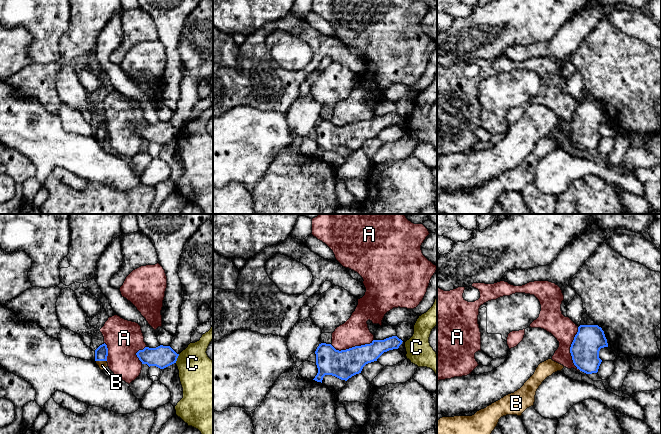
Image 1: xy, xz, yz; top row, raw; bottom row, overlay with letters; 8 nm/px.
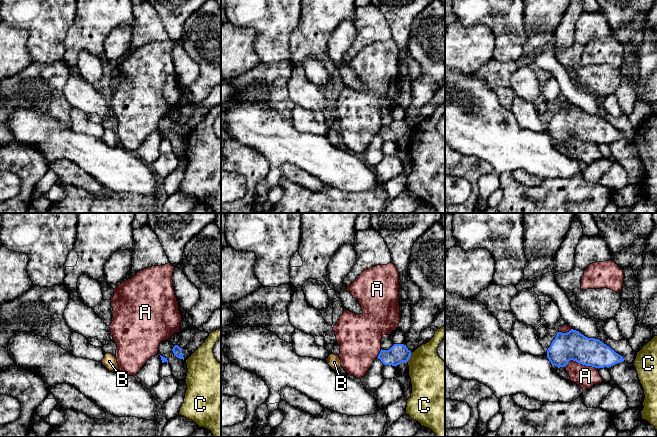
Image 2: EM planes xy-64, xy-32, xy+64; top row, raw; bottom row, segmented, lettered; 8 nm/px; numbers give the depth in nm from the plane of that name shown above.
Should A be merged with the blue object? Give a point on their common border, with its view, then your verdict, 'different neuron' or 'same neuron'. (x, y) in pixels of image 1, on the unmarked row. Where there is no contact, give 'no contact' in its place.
xz (352, 123) | different neuron

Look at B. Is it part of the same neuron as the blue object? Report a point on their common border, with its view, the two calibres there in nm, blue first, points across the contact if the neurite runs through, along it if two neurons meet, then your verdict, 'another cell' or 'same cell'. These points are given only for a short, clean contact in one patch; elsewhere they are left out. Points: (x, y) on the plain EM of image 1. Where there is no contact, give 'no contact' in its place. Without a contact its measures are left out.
meets blue in xy at (101, 136); 110 nm thick on the blue side, 70 nm on the other; runs through xy (101, 129), (101, 136), (102, 141); same cell

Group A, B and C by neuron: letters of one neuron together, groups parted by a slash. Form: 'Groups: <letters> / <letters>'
Groups: A / B / C

